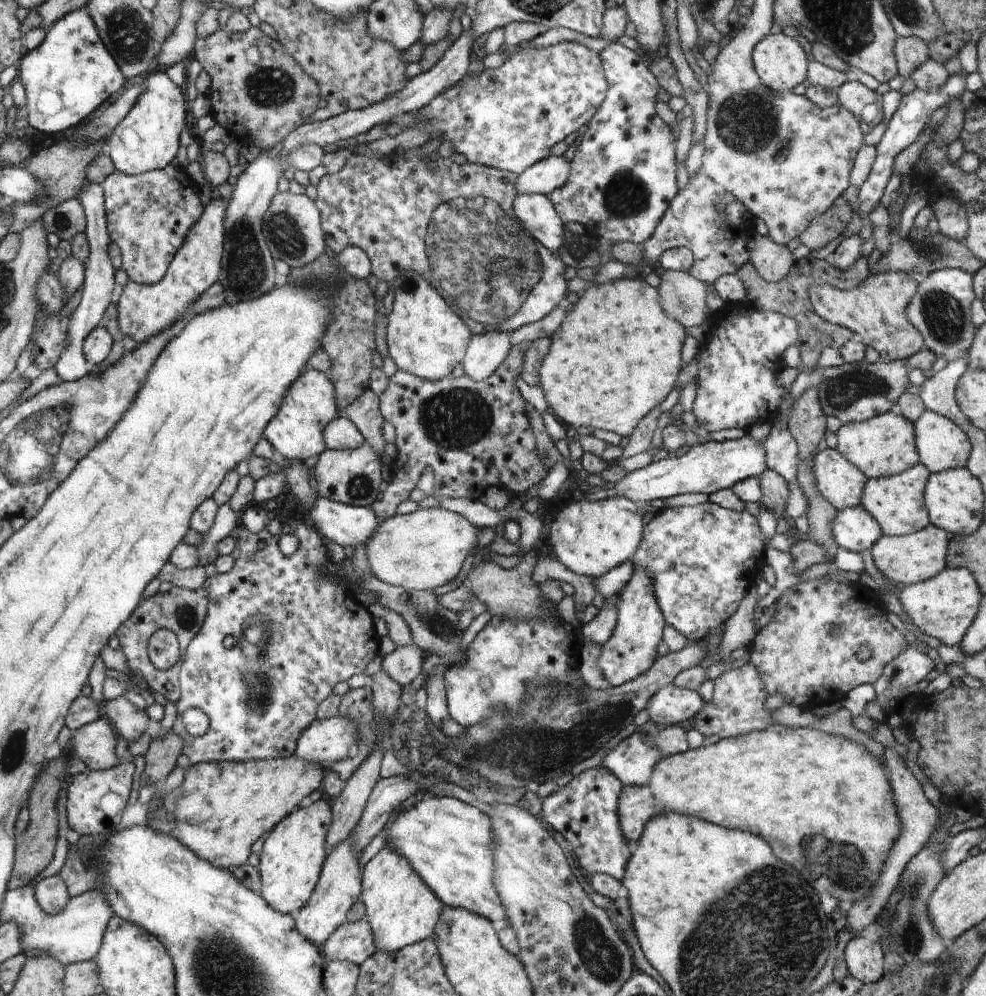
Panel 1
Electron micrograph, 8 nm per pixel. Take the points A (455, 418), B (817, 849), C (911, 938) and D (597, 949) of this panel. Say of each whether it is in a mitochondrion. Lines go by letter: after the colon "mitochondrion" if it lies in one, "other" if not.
A: mitochondrion
B: mitochondrion
C: mitochondrion
D: mitochondrion

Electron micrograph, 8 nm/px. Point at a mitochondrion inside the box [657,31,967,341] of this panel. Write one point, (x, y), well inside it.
(747, 122)

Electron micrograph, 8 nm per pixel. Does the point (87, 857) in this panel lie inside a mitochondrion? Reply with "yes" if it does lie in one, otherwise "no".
yes

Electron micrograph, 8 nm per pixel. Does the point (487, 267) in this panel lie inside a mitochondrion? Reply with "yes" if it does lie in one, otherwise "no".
yes

